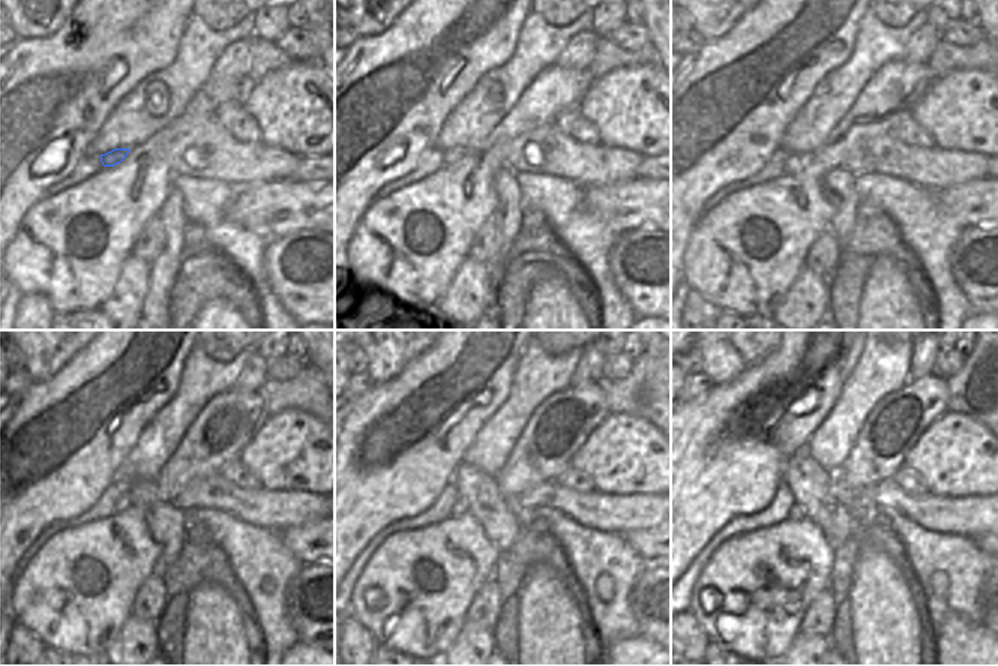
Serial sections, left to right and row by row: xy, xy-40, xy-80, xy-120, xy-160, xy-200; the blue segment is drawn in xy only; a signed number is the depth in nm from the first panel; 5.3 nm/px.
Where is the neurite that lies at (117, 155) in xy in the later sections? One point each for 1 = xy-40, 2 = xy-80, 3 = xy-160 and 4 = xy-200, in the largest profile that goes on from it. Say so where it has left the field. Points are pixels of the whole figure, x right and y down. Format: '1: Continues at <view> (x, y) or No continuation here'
1: Continues at xy-40 (453, 155)
2: Continues at xy-80 (793, 164)
3: Continues at xy-160 (459, 507)
4: Continues at xy-200 (796, 513).

